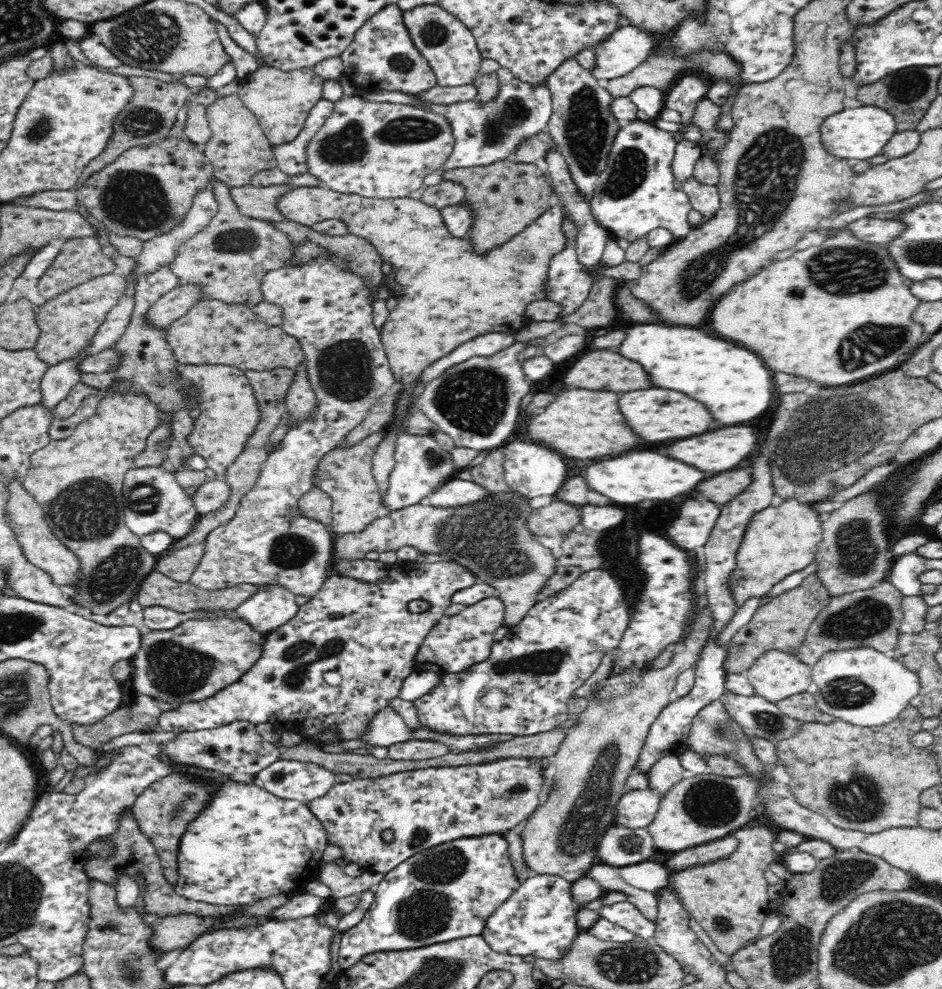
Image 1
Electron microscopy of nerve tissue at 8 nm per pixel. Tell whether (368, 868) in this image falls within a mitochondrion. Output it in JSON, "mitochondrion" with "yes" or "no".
{"mitochondrion":"no"}

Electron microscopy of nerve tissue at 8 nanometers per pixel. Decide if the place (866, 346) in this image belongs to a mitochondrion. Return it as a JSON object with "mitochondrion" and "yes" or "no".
{"mitochondrion":"yes"}

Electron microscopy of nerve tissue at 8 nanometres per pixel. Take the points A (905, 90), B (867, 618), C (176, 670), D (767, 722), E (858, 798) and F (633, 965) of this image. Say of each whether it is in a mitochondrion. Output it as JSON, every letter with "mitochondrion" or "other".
{"A":"mitochondrion","B":"mitochondrion","C":"mitochondrion","D":"mitochondrion","E":"mitochondrion","F":"mitochondrion"}

